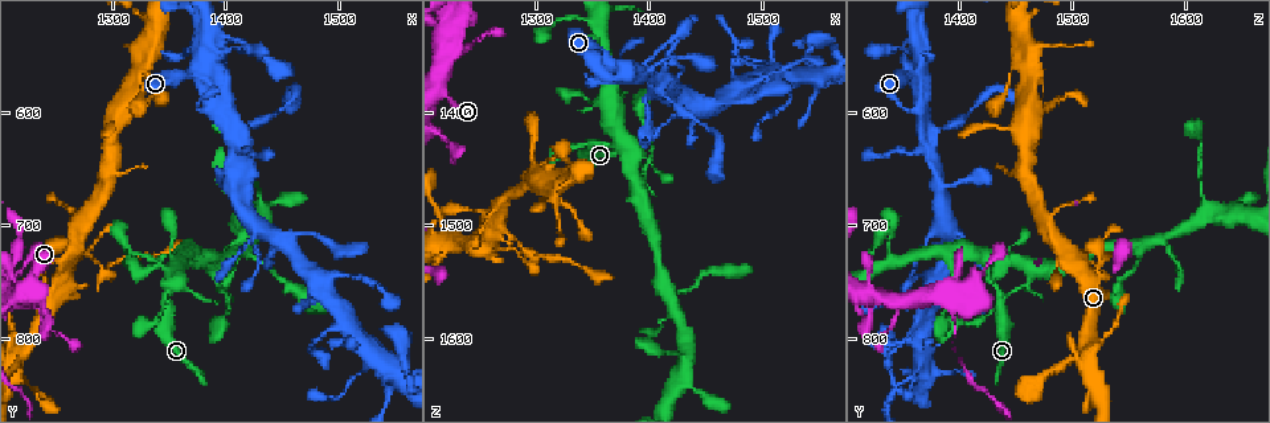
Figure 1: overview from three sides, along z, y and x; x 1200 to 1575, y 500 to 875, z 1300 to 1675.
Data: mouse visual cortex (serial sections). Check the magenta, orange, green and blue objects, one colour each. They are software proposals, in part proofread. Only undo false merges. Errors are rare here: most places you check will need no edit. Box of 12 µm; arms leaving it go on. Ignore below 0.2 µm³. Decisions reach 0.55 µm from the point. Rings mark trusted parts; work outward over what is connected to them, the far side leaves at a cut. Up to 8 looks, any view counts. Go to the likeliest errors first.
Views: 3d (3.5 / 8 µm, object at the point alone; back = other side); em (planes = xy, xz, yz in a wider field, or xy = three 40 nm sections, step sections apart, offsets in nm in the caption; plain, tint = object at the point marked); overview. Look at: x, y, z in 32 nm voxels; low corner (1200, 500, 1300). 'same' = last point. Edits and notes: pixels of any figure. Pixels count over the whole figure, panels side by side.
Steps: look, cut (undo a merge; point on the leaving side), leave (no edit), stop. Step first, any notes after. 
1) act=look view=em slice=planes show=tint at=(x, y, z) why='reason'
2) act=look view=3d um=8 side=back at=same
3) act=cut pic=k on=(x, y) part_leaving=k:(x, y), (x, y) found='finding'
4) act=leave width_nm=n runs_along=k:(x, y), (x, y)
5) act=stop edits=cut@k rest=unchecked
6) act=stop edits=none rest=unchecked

act=look view=3d um=8 at=(1350, 740, 1430)

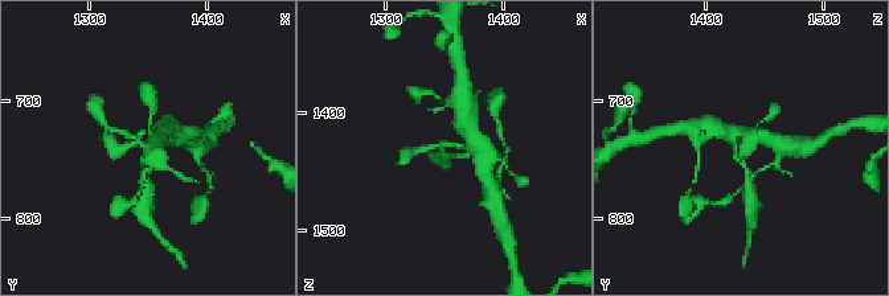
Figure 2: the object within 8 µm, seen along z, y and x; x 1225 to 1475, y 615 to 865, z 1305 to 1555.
act=look view=em slice=planes show=tint at=(1352, 740, 1428) why='shape alone is not enough'

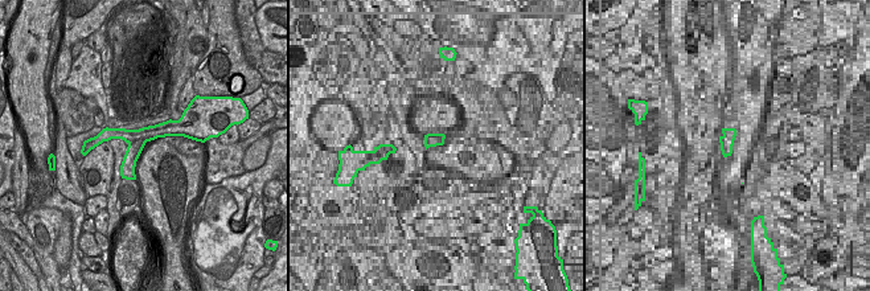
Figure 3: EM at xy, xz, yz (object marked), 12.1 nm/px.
act=leave runs_along=3:(180, 132), (106, 134), (99, 139) found='continuous, no second cell'

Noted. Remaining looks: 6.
act=look view=3d um=3.5 at=(1414, 620, 1370) why='three arms meet'

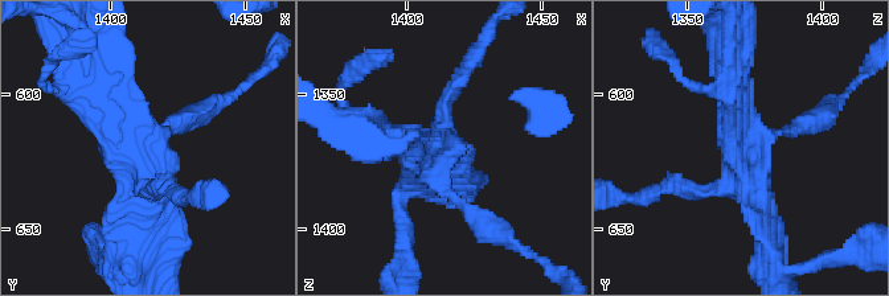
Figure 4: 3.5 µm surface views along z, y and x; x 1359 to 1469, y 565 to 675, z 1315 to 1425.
act=leave runs_along=4:(94, 73), (151, 153), (143, 226) found='all the same cell'

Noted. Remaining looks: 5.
act=look view=3d um=3.5 at=(1548, 830, 1366) why='abrupt turn'

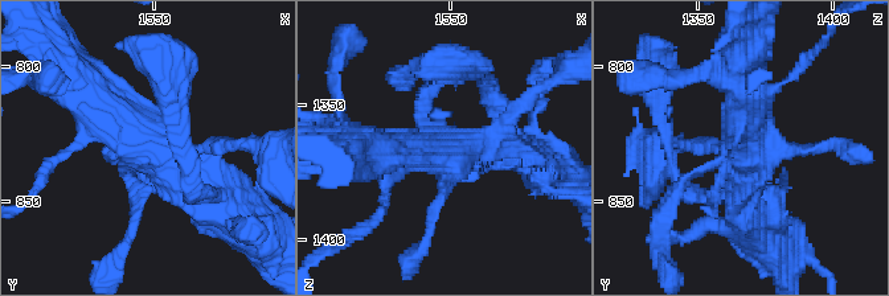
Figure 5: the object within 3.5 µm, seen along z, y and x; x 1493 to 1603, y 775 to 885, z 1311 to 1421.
act=look view=em slice=xy step=2 show=tint at=(1547, 832, 1368) why='now the EM'

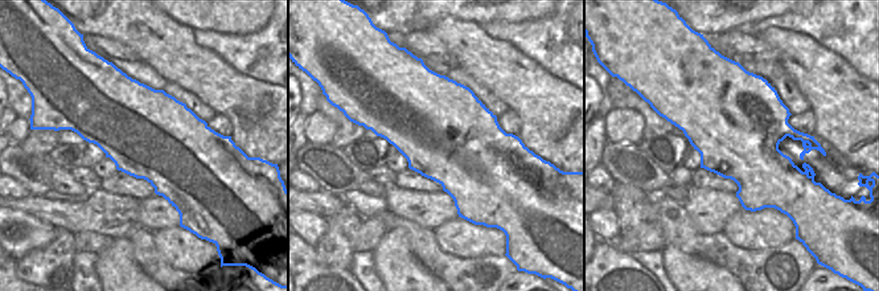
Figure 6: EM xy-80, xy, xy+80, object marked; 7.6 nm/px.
act=leave found='all the same cell'

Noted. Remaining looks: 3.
act=stop edits=none rest=unchecked

